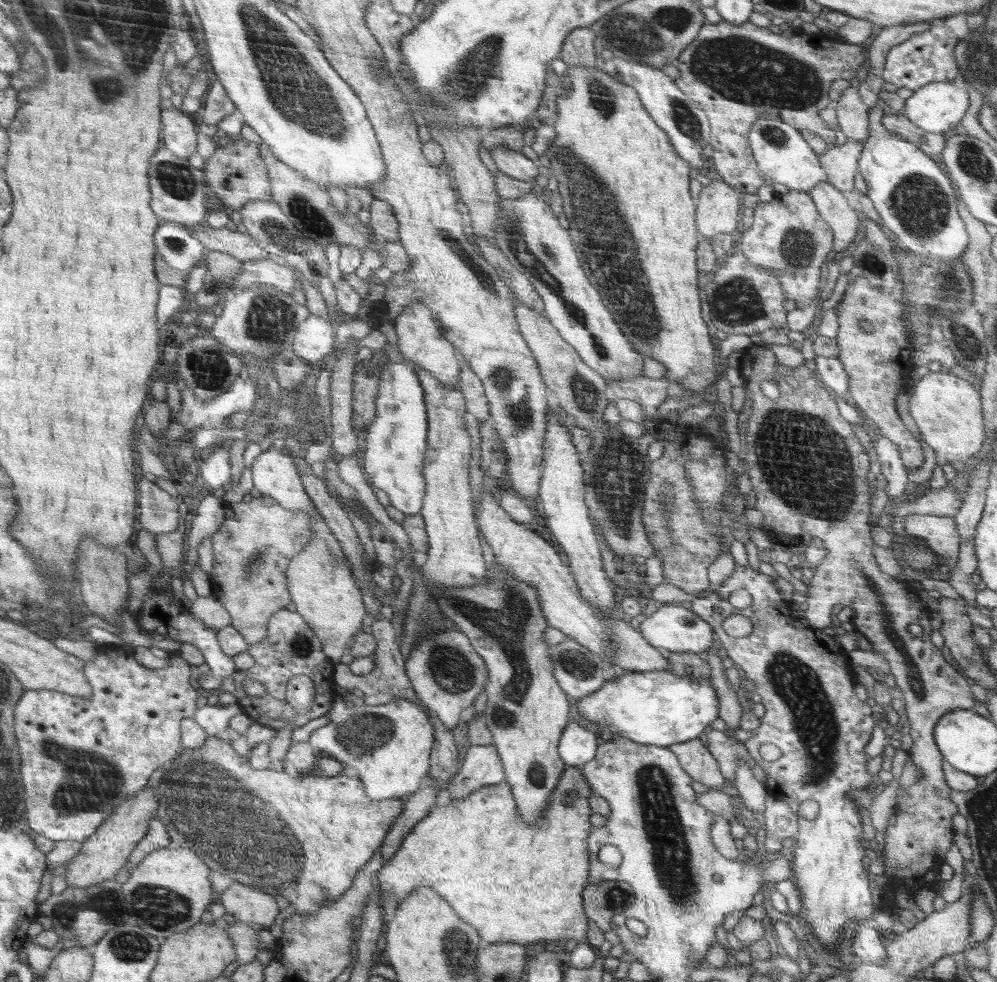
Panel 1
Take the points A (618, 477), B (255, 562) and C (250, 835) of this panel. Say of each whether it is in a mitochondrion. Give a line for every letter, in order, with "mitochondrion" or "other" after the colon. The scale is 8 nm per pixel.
A: mitochondrion
B: mitochondrion
C: mitochondrion

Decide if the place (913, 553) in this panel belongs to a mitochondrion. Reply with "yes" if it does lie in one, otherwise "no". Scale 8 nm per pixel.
yes

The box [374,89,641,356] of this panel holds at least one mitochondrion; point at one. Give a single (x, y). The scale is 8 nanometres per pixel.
(514, 222)

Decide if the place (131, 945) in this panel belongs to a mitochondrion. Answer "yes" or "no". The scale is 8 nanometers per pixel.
yes

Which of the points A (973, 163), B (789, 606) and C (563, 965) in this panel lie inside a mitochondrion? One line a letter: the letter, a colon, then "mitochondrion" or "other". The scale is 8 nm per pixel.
A: mitochondrion
B: other
C: other

